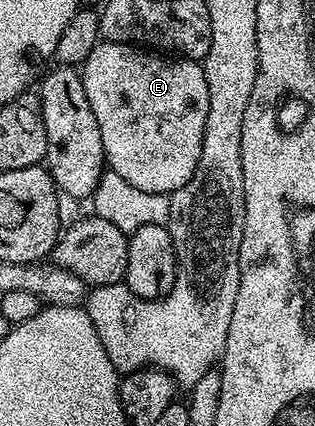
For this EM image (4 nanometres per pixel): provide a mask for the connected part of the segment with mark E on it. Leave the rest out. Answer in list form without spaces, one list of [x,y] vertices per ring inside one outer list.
[[[100,41],[81,64],[80,74],[87,91],[88,104],[96,115],[103,141],[105,166],[120,173],[124,181],[144,189],[144,193],[170,195],[178,191],[196,173],[204,145],[204,125],[208,121],[208,81],[202,63],[181,57],[157,59],[157,54],[132,43]]]

